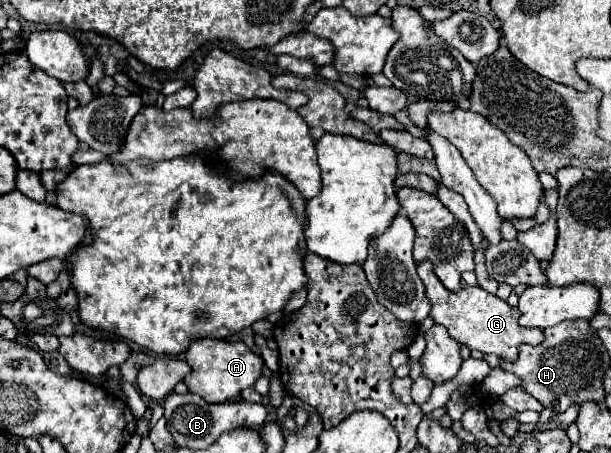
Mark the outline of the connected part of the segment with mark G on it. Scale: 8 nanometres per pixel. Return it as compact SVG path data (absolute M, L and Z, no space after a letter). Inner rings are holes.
M430 261L416 263L416 273L426 287L426 297L430 301L430 317L434 319L434 323L446 327L448 333L460 345L466 345L468 349L478 349L482 353L494 353L502 359L516 359L516 349L520 343L530 343L530 345L542 343L544 337L542 331L522 327L518 323L520 311L516 307L510 307L496 295L490 295L488 291L480 287L470 287L466 283L462 283L462 289L458 293L448 291L434 275Z

